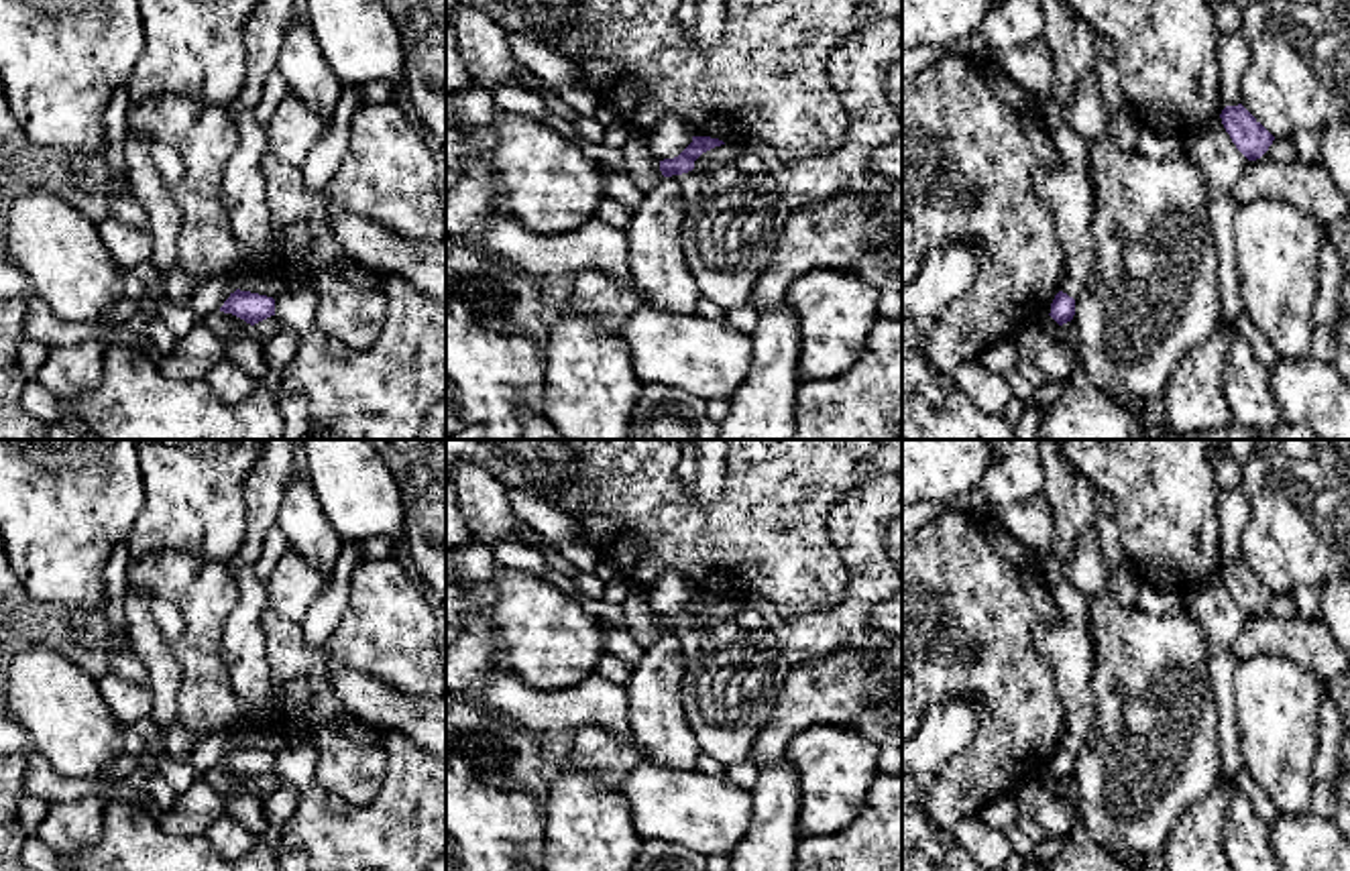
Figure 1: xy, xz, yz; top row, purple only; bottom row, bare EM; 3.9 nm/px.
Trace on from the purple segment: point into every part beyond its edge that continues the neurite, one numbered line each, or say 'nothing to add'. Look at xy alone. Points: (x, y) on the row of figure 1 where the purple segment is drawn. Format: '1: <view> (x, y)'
nothing to add

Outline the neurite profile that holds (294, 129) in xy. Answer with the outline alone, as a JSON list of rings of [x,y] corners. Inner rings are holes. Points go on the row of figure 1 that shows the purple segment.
[[[287,94],[267,126],[269,151],[279,161],[301,169],[312,147],[328,134],[330,124],[326,116]]]

